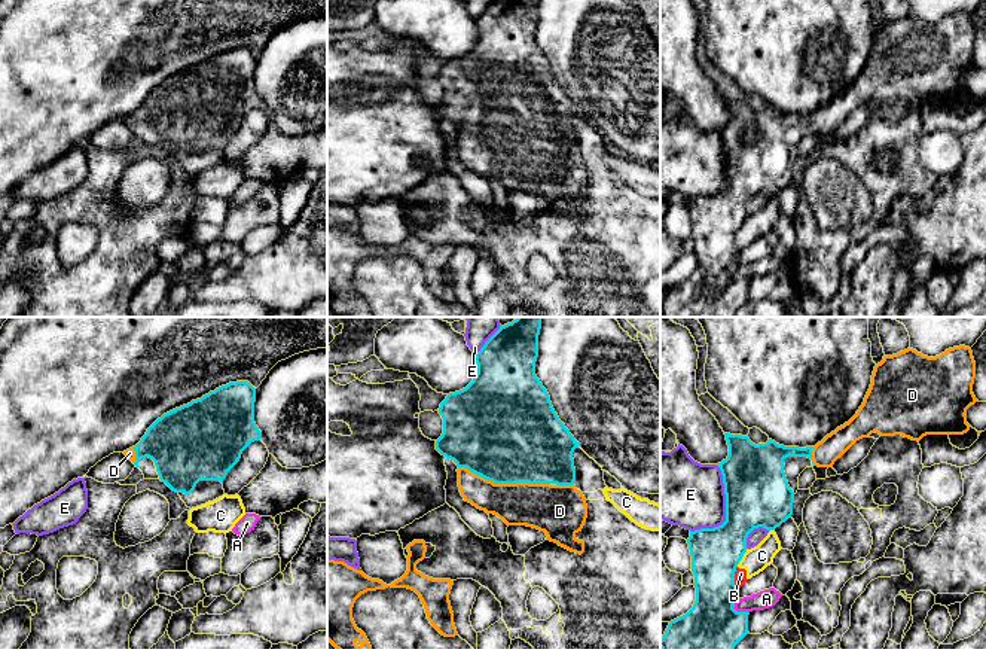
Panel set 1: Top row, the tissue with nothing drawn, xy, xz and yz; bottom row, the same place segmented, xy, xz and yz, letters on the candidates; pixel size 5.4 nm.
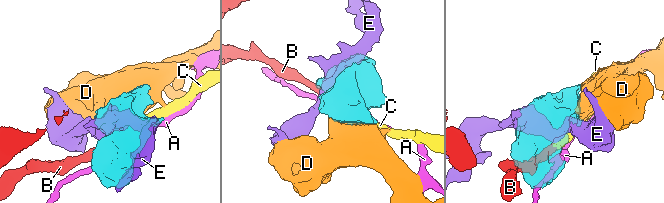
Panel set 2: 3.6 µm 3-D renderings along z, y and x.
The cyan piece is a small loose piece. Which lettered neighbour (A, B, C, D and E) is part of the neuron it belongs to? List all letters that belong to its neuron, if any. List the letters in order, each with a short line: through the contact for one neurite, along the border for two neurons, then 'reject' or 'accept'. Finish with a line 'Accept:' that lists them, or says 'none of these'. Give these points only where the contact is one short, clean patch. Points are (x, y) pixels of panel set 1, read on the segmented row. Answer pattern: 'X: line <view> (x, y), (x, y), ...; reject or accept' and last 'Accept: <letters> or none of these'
A: reject
B: line yz (736, 566), (736, 588); reject
C: reject
D: accept
E: reject
Accept: D

